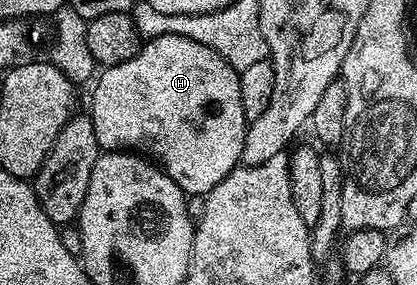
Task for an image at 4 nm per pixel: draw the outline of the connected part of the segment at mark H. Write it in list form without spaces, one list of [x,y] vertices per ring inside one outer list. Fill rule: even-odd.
[[[166,35],[165,37],[146,40],[140,46],[135,56],[123,64],[113,65],[112,67],[100,70],[97,78],[94,80],[93,86],[95,85],[95,88],[91,91],[91,111],[89,110],[89,118],[95,130],[95,136],[97,137],[100,148],[104,152],[130,152],[134,149],[136,152],[146,153],[152,160],[157,161],[158,166],[163,168],[163,172],[179,186],[184,195],[188,197],[194,197],[194,195],[199,195],[198,197],[207,196],[213,188],[221,185],[221,181],[225,181],[225,177],[229,177],[231,171],[234,171],[236,167],[240,166],[243,158],[243,146],[245,145],[249,122],[242,108],[239,76],[240,72],[236,71],[234,67],[231,67],[229,61],[225,61],[220,55],[213,53],[213,49],[209,49],[189,37]]]

